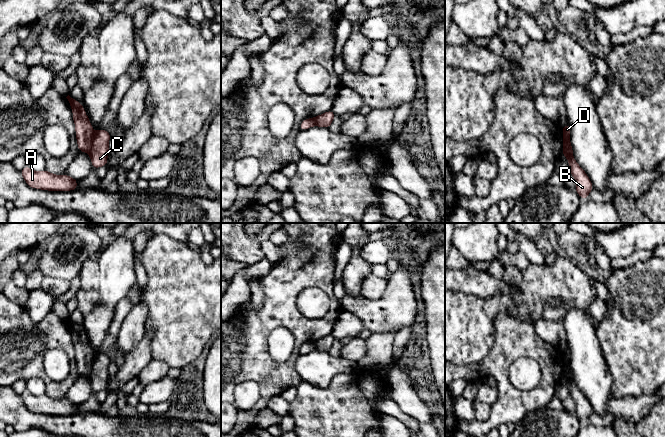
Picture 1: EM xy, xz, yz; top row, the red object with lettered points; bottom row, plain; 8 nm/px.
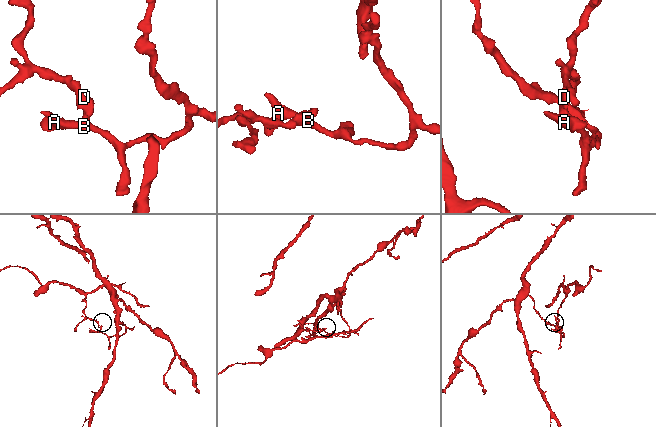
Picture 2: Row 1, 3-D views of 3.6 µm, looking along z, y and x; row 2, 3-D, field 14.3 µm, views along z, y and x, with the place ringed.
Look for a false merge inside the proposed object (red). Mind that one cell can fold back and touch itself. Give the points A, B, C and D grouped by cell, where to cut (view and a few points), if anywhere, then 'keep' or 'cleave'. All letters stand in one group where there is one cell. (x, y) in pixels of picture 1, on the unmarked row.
A B C / D; cut in xy along (94, 358), (91, 364), (91, 371), (87, 376); cleave

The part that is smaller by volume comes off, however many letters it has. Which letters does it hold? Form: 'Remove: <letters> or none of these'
Remove: D

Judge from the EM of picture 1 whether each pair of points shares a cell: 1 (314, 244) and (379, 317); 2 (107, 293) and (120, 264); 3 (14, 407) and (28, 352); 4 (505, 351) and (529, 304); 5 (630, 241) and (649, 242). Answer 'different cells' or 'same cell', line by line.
1: different cells
2: same cell
3: different cells
4: different cells
5: same cell

